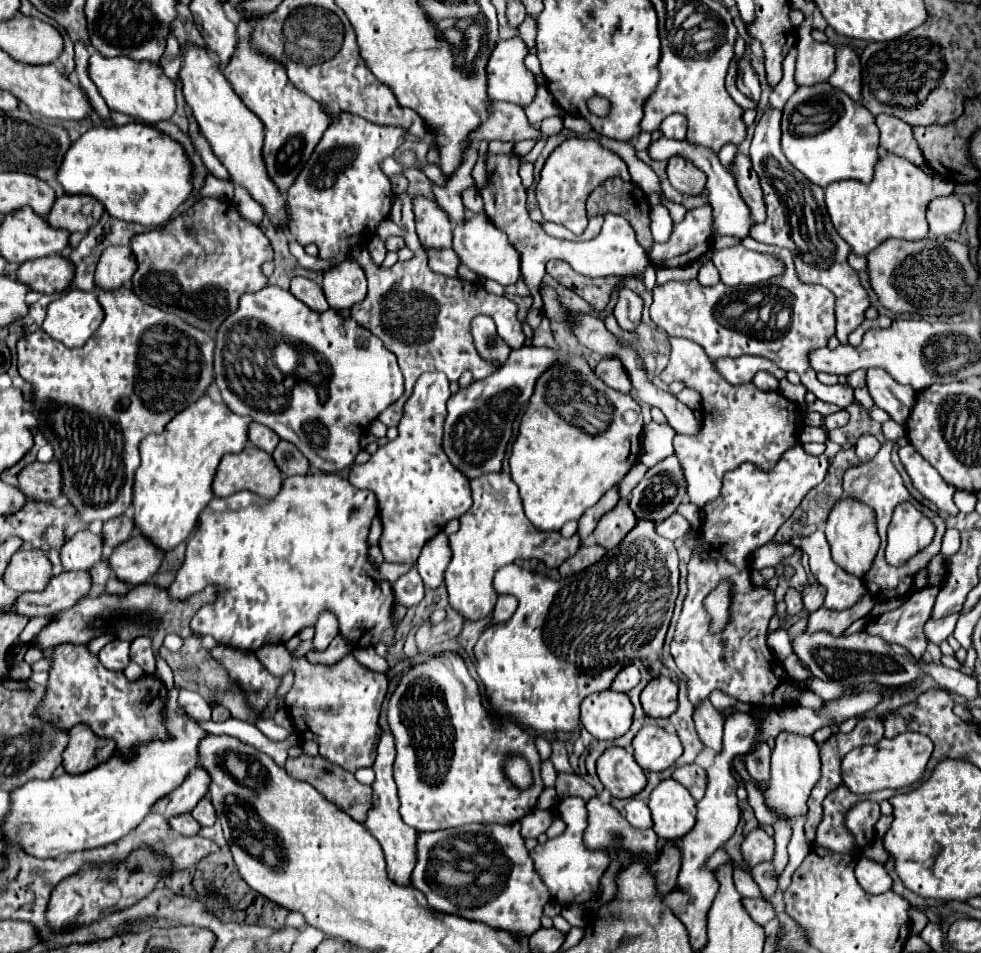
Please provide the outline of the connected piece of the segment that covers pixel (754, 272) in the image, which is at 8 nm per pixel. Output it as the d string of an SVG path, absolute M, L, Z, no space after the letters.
M742 243L718 251L712 257L712 263L718 269L722 283L730 287L766 281L772 275L780 275L780 271L784 269L778 259L772 259L772 255L748 251L742 247Z

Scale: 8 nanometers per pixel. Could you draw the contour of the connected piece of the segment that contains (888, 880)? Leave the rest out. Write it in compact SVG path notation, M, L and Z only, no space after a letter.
M866 857L858 859L856 879L862 885L862 889L872 895L880 895L880 893L886 893L888 889L892 889L892 877L886 873L886 869Z

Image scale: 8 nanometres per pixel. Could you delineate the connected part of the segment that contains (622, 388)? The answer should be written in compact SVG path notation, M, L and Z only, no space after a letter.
M604 357L594 373L612 389L620 391L620 393L630 393L630 383L628 383L628 375L624 375L624 367L620 367L620 361L618 359L612 359L612 357Z

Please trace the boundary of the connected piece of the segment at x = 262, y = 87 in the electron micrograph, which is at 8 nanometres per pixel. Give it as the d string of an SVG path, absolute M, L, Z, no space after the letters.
M240 39L236 53L232 55L224 75L230 79L236 95L244 101L244 105L260 117L264 123L264 149L262 159L266 163L266 171L274 185L278 187L280 195L284 197L290 183L294 183L300 167L308 161L314 147L318 145L322 133L328 129L330 119L324 115L320 103L304 95L300 89L292 87L284 67L280 63L272 63L270 59L260 59L260 55L252 55L248 47L248 39Z

